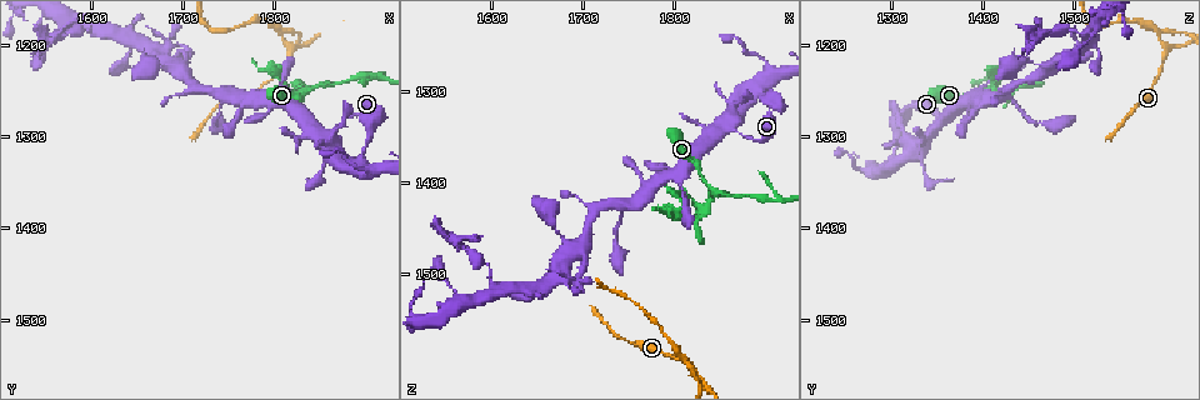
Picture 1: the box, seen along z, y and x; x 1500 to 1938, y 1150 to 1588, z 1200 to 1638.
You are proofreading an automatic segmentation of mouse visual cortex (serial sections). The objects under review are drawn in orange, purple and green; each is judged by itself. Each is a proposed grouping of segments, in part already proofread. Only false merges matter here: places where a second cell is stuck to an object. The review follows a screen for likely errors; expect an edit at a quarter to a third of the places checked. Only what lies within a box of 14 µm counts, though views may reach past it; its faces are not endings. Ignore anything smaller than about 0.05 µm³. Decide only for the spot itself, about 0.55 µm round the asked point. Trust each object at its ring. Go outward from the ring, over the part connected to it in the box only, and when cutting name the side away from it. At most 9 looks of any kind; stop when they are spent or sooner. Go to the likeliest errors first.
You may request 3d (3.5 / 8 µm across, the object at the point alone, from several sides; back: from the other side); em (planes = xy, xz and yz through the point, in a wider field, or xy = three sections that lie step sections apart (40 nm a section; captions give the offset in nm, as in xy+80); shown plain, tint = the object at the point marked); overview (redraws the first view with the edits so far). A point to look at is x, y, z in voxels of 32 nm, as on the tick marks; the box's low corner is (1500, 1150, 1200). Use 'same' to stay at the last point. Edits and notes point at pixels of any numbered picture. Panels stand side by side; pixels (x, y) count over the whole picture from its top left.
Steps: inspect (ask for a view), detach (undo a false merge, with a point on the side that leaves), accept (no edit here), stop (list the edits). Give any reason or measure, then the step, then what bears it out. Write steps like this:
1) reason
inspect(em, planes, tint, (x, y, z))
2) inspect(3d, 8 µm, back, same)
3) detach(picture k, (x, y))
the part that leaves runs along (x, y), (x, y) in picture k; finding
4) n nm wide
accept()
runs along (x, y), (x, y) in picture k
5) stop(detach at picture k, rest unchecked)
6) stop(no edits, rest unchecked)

abrupt turn
inspect(3d, 8 µm, (1815, 1250, 1415))

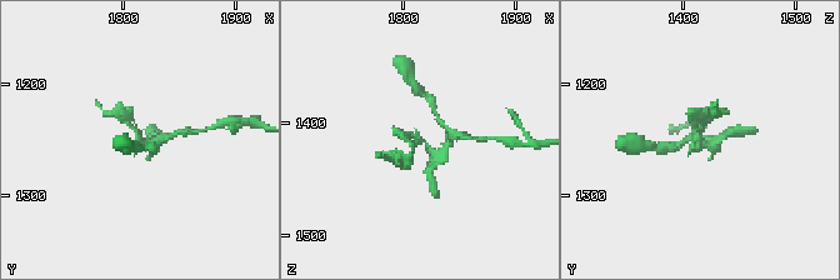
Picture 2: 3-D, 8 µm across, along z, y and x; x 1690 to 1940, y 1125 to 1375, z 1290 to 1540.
zoom in
inspect(3d, 3.5 µm, (1816, 1252, 1414))

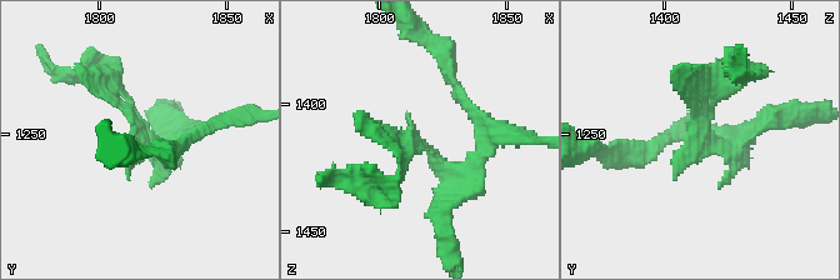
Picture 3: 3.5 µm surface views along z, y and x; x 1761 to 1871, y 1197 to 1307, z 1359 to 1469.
need the tissue
inspect(em, xy, step 5, tint, (1815, 1251, 1416))

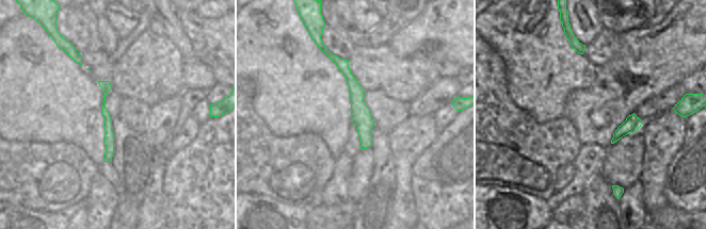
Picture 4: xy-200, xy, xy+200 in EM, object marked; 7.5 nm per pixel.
accept()
runs along (200, 130), (146, 141), (108, 73) in picture 3; continuous, no second cell

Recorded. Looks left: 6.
abrupt turn
inspect(3d, 3.5 µm, (1810, 1190, 1595))

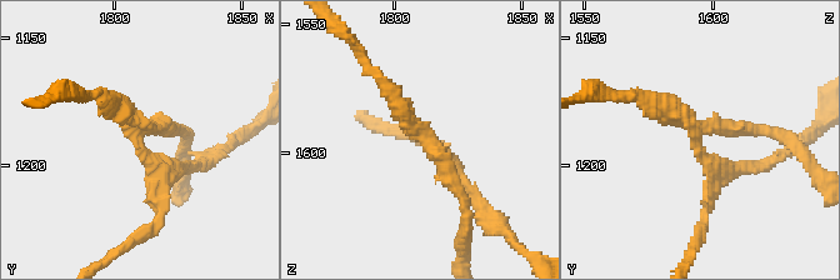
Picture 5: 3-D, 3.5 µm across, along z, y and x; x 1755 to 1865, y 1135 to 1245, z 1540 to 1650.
3 arms; arms of 200, 200, 200 nm; now the EM
inspect(em, xy, step 1, tint, (1811, 1190, 1595))

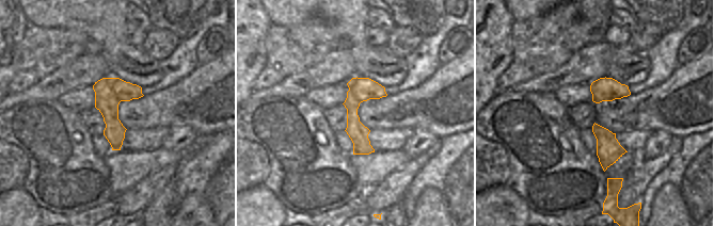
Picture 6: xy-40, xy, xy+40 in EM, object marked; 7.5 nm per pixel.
detach(picture 5, (743, 129))
the part that leaves runs along (689, 120), (638, 93), (595, 93) in picture 5; a second cell is stuck on

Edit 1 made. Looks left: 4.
thin arm on a thick one
inspect(3d, 3.5 µm, (1885, 1330, 1300))

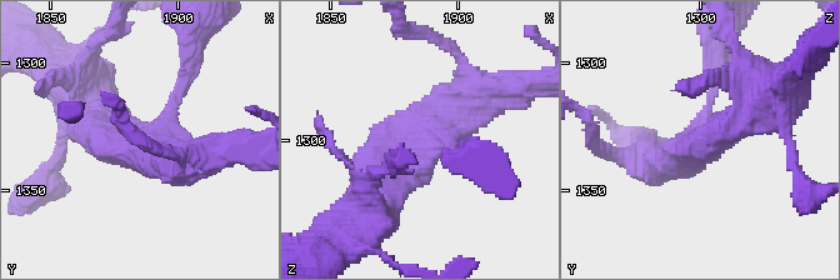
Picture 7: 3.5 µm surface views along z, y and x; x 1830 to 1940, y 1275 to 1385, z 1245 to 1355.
inspect(em, xy, step 5, tint, same)

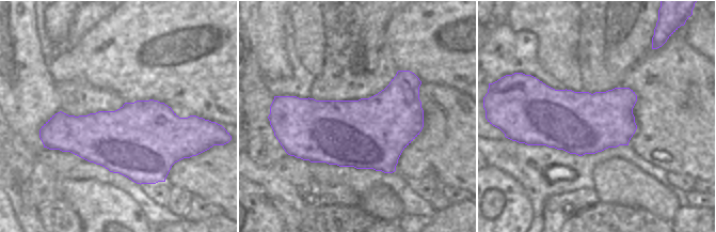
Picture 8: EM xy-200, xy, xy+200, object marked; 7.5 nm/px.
another direction
inspect(em, xy, step 1, tint, same)

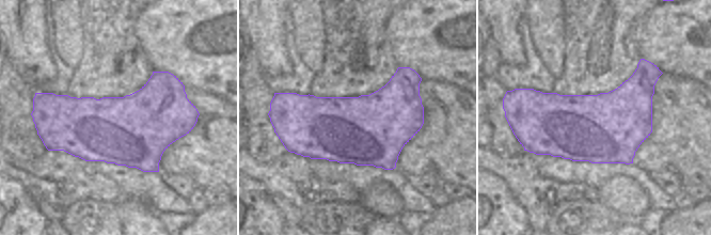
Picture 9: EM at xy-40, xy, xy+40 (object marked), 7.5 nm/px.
accept()
all the same cell

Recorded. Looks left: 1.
stop(detach at picture 5, rest unchecked)

